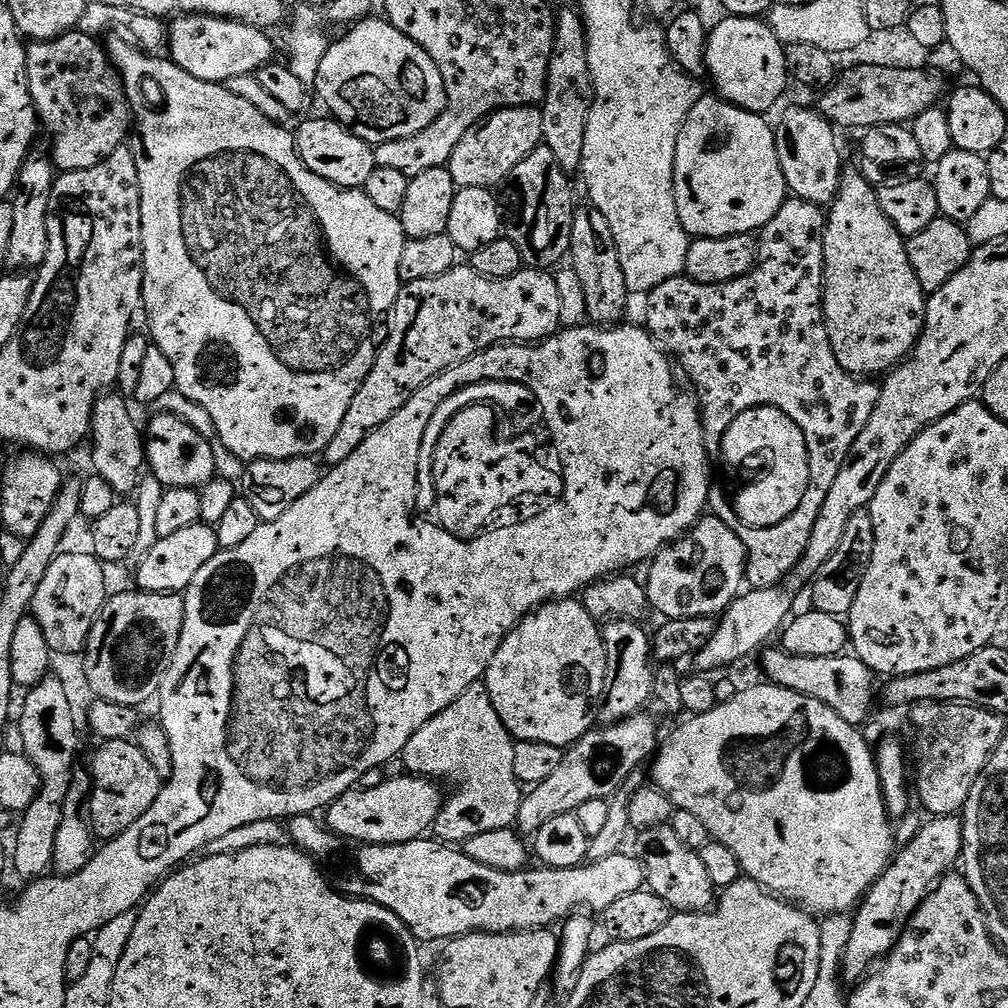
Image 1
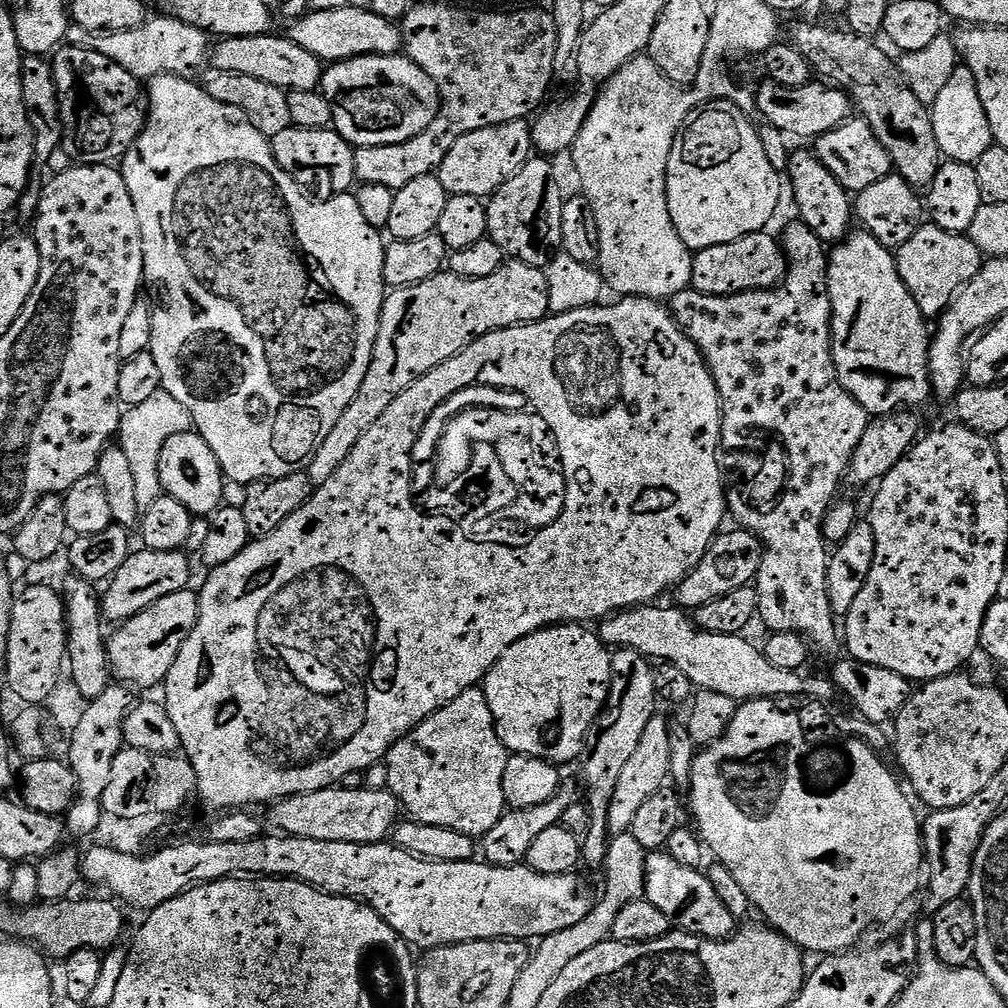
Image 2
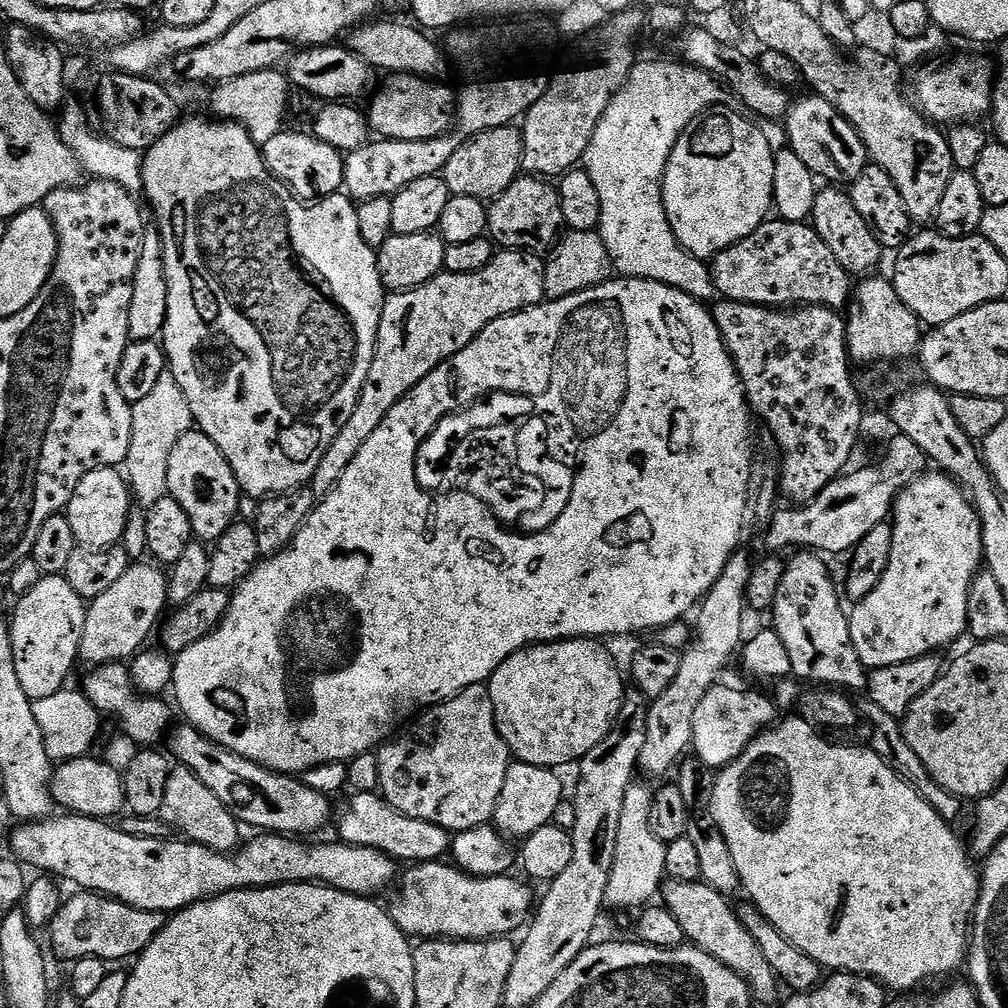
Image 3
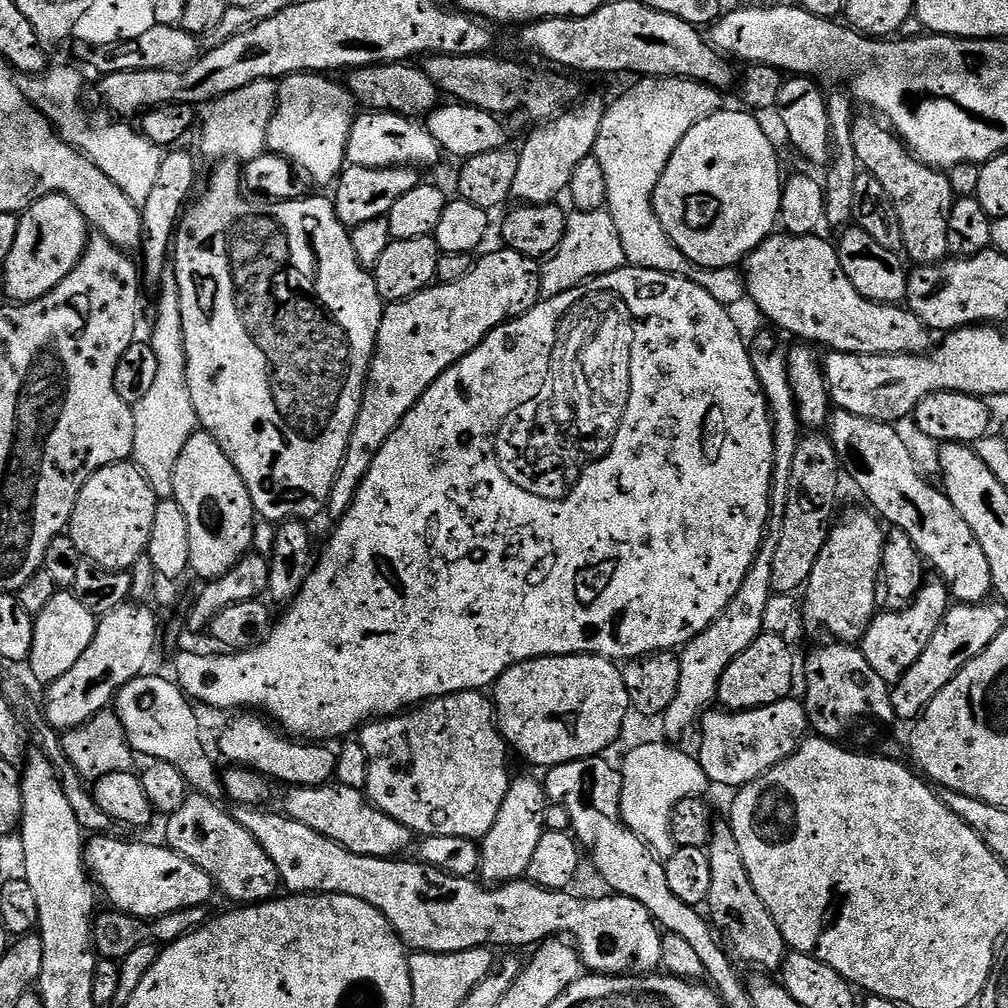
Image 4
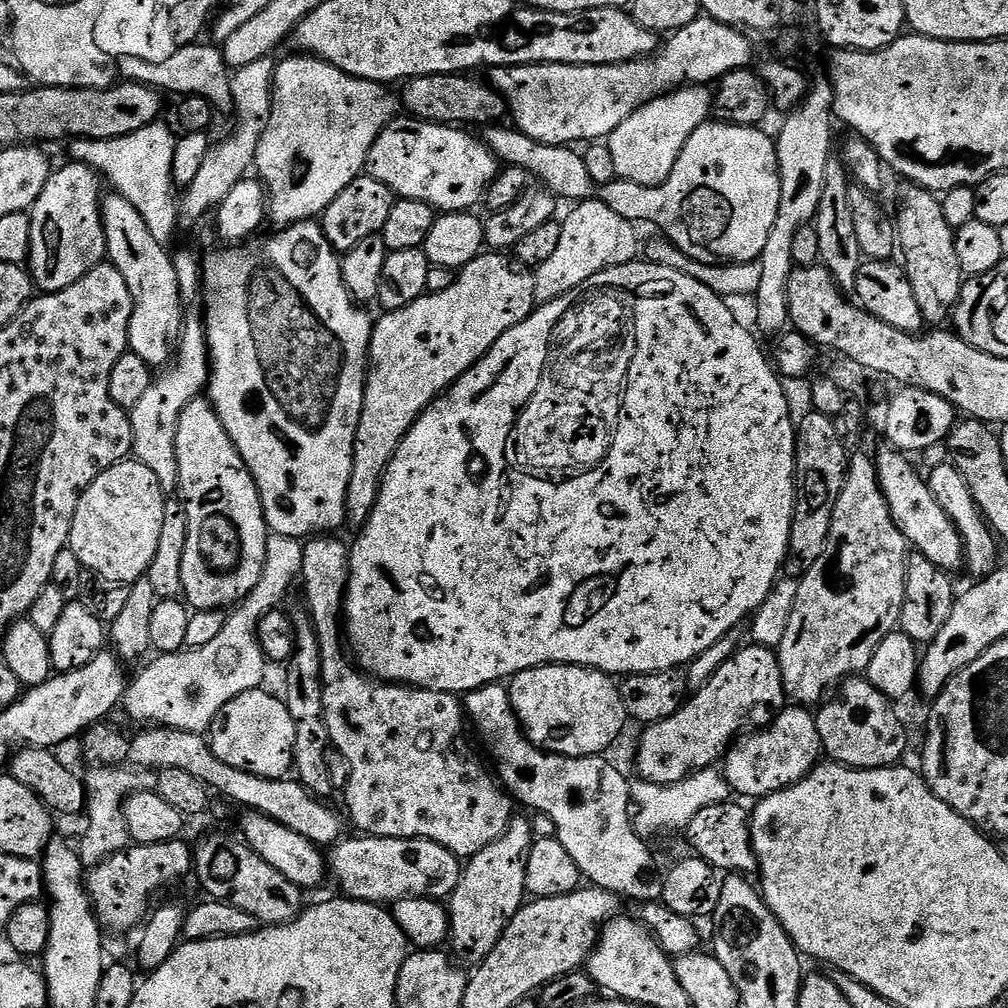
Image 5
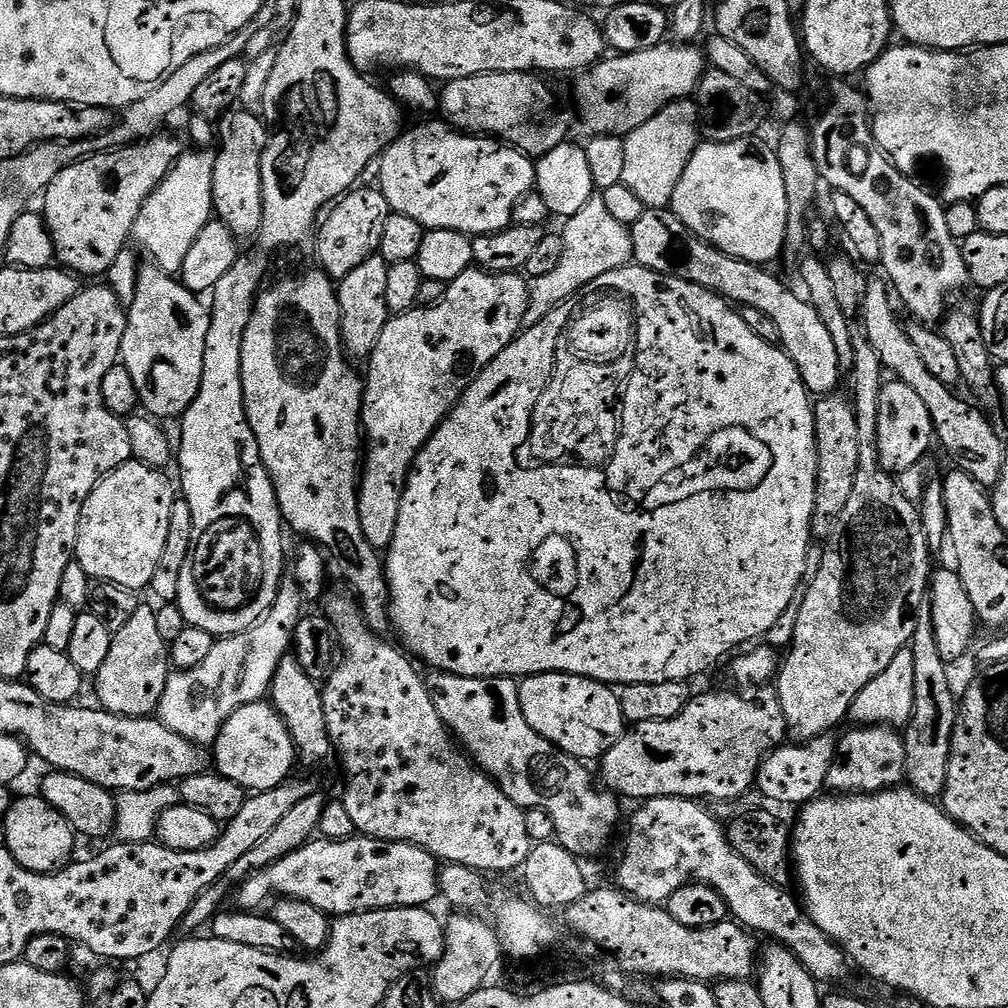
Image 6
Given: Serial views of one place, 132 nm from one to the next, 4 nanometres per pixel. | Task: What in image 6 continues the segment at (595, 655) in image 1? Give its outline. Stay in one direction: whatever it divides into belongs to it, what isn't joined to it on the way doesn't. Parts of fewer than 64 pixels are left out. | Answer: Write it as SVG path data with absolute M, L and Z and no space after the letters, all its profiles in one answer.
M565 672L525 676L519 681L519 686L520 705L526 722L554 747L578 760L599 761L626 731L626 721L615 687Z

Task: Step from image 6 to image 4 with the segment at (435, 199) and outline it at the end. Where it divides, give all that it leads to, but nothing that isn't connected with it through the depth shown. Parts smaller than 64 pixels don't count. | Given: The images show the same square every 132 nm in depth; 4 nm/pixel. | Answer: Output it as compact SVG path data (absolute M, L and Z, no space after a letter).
M368 110L359 113L347 144L347 163L353 167L430 166L436 163L440 156L442 157L442 149L425 125L411 117L394 115L392 112Z

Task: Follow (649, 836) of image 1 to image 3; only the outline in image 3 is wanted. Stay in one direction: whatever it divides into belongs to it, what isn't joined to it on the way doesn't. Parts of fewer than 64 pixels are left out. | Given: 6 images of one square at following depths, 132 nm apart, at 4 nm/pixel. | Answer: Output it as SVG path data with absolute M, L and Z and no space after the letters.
M669 879L662 888L663 907L667 908L678 926L682 926L685 941L693 948L701 948L710 958L718 958L722 966L734 970L738 978L742 978L757 1001L772 1000L776 996L778 981L774 970L766 963L762 954L762 946L754 942L750 930L742 926L739 911L732 908L733 901L718 890L703 882L682 882Z

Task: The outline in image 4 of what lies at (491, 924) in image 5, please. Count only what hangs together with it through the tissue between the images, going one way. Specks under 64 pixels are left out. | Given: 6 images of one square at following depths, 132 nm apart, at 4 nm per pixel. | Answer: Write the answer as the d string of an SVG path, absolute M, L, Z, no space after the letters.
M524 776L521 780L513 779L508 786L508 793L502 802L502 810L498 810L498 818L494 818L494 826L479 841L481 881L492 886L508 884L512 880L527 877L530 858L534 858L534 849L543 838L544 811L549 806L548 794L539 779L531 780Z

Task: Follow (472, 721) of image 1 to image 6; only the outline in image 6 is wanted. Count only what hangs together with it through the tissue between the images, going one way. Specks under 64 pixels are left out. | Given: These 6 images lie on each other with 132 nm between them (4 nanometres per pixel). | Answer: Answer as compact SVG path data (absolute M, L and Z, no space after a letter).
M336 588L333 592L331 589L323 601L323 604L325 603L324 609L322 609L323 615L328 618L336 631L339 640L339 651L342 655L336 660L334 667L328 672L326 679L323 681L320 697L322 698L322 710L326 714L328 737L333 740L335 755L337 757L340 755L340 760L344 763L344 772L348 775L348 789L345 790L344 796L342 796L342 802L346 806L346 811L350 813L350 819L354 821L357 833L362 836L373 836L375 840L417 844L420 848L426 849L431 856L436 857L437 861L461 864L467 868L474 868L481 874L512 872L515 868L516 871L523 869L534 843L526 830L525 809L519 808L513 800L506 798L504 791L461 751L452 733L448 731L447 726L442 722L438 710L434 710L434 702L428 693L425 677L423 675L420 677L416 673L415 666L417 667L417 665L395 643L393 643L394 645L387 644L383 635L372 631L370 625L364 620L364 612L360 609L360 601L356 599L351 591L341 588Z

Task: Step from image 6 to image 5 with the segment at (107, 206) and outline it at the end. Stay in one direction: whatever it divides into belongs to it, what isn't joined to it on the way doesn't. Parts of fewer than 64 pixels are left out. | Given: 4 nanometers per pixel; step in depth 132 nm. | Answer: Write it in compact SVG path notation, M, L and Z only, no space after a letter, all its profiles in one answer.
M68 162L65 168L57 167L49 176L42 194L30 209L32 229L30 230L30 254L27 267L30 269L32 283L41 293L61 292L66 286L74 286L90 270L102 263L106 256L104 242L104 220L100 217L102 191L101 177L87 164Z

